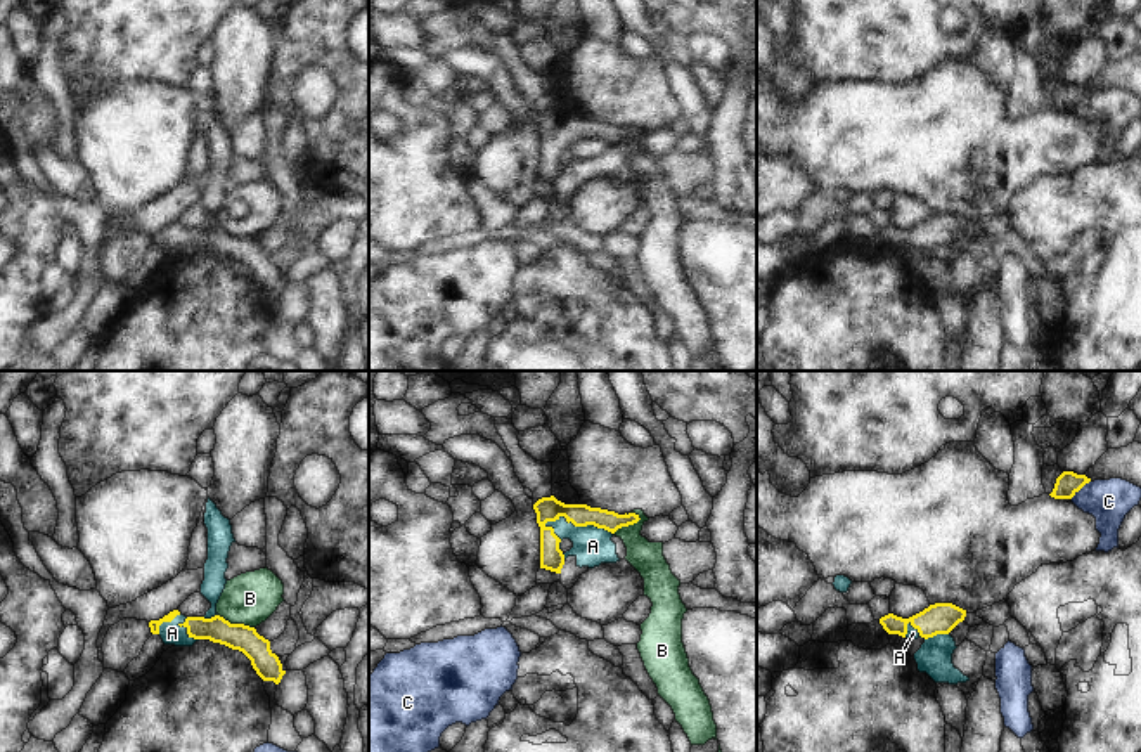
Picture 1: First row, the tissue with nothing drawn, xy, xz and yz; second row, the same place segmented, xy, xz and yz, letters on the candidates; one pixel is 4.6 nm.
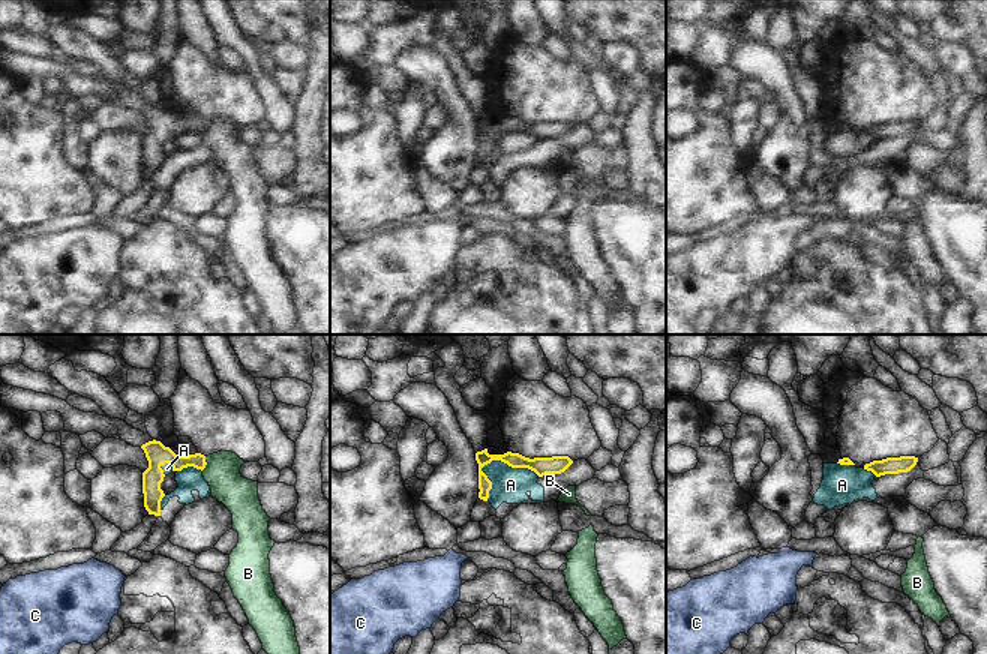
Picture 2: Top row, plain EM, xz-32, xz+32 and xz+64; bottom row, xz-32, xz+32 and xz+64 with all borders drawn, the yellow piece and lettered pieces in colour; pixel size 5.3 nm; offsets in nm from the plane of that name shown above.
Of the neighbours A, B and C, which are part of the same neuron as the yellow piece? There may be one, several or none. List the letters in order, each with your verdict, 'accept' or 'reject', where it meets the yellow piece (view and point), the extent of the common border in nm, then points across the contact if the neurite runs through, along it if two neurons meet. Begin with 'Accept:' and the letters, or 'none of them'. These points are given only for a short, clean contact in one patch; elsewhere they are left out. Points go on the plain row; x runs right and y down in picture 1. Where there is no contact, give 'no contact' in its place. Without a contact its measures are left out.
Accept: none of them
A: reject; contact xz (579, 137); length 320 nm; border xz (544, 136), (563, 129), (575, 137), (596, 137), (612, 146)
B: reject; contact xz (627, 137); length 160 nm; border xz (639, 127), (636, 134), (622, 137), (613, 146)
C: reject; contact yz (1079, 101); length 130 nm; border yz (1089, 92), (1070, 110)

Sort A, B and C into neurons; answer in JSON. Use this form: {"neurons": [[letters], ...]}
{"neurons": [["A"], ["B"], ["C"]]}

